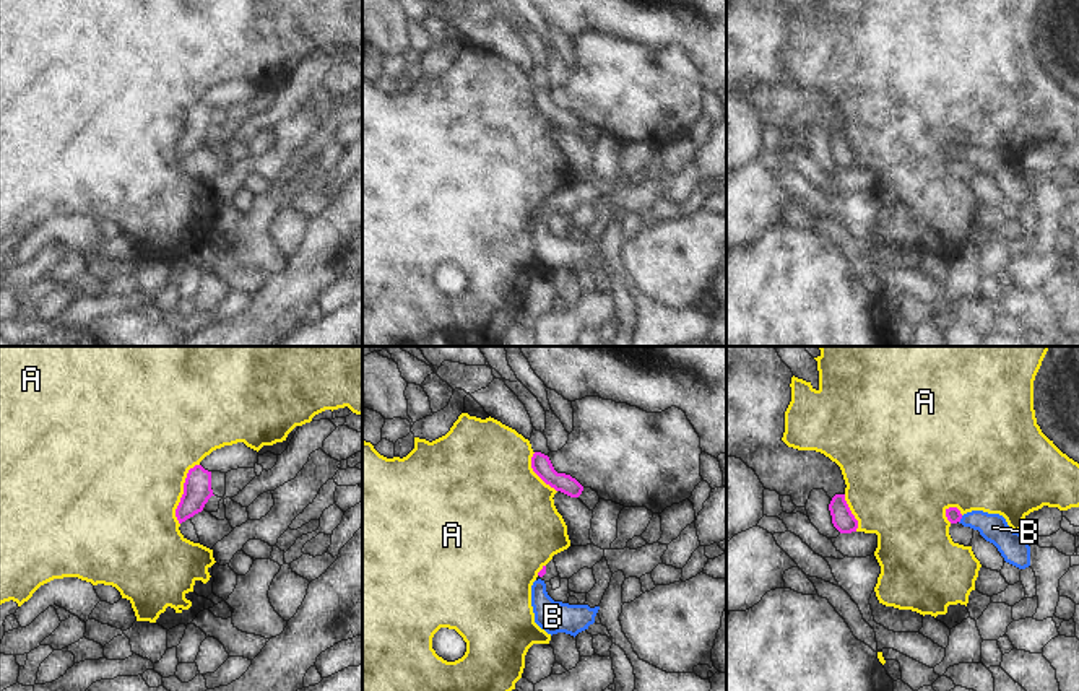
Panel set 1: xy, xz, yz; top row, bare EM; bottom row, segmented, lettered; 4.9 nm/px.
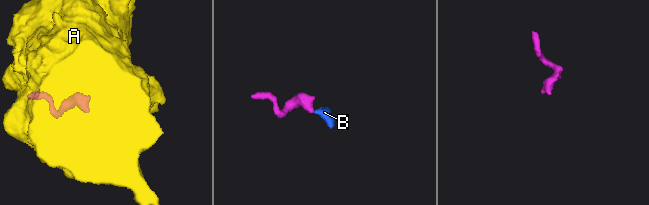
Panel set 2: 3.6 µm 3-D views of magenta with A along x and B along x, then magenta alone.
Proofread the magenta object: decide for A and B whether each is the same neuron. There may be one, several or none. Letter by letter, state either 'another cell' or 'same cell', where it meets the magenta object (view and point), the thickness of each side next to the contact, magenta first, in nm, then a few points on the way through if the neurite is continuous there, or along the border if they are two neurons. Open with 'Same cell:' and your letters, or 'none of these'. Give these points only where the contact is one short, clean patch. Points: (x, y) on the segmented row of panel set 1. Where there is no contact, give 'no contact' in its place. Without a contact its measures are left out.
Same cell: B
A: another cell | xy (184, 493) | 140/480 nm
B: same cell | yz (961, 517) | 70/140 nm | across yz (953, 514), (961, 517), (977, 519), (993, 527)

